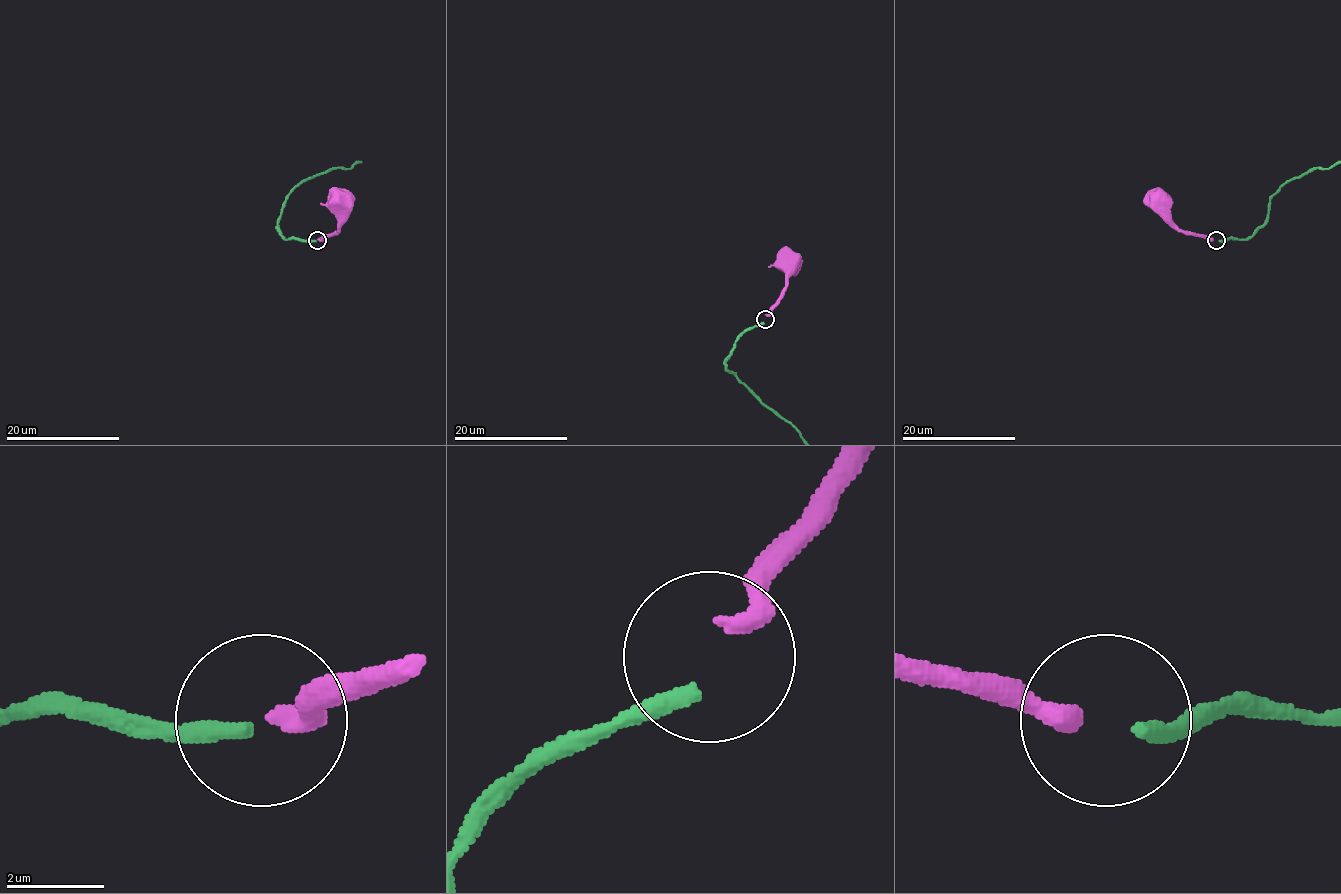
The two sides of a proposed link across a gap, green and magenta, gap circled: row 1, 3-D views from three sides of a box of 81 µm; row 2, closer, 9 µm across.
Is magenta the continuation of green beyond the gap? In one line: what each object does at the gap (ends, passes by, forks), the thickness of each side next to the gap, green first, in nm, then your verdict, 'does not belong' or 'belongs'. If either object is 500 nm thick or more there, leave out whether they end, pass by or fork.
green ends there; magenta ends there; 360 nm thick on the green side, 420 nm on the other; belongs

